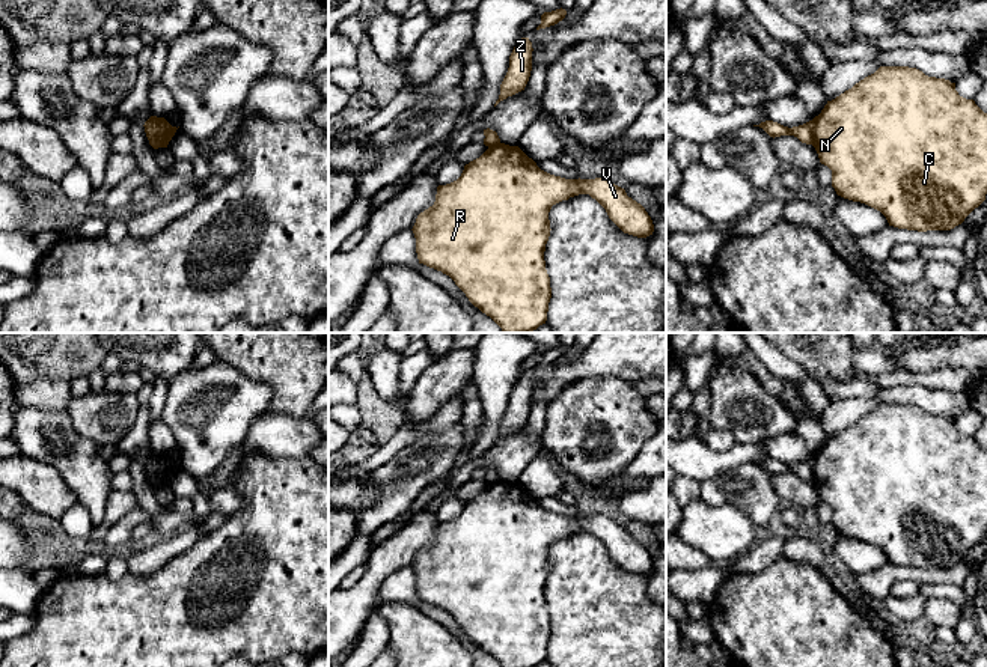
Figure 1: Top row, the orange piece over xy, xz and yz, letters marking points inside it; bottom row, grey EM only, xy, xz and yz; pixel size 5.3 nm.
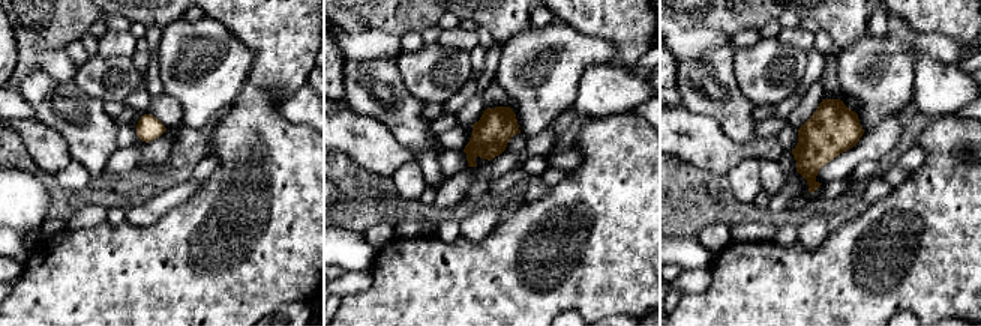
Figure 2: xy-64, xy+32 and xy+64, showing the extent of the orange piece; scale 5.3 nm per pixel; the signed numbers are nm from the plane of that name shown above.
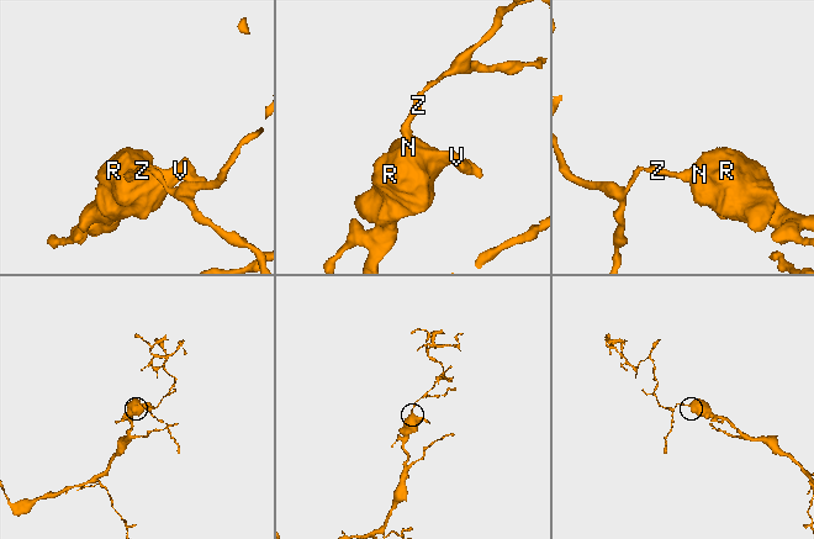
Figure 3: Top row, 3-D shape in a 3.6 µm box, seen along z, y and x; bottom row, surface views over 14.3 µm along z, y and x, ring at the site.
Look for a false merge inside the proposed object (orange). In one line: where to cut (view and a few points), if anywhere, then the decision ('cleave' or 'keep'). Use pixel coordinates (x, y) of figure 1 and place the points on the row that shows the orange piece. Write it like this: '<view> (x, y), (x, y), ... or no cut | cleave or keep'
xy (161, 118), (158, 137), (152, 146) | cleave

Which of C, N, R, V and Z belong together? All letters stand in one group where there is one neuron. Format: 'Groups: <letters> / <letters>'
Groups: C N R V / Z

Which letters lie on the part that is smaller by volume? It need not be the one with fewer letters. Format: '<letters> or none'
Z

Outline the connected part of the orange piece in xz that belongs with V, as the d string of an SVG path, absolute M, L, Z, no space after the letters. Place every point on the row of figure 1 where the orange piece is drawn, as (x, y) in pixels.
M499 143L464 166L461 176L437 187L435 202L420 212L413 226L419 263L442 271L466 294L469 301L490 316L503 333L527 333L545 324L552 298L544 251L550 236L549 212L553 205L579 194L589 194L624 232L637 238L652 235L654 224L645 208L625 190L604 178L565 179L541 170L518 146Z

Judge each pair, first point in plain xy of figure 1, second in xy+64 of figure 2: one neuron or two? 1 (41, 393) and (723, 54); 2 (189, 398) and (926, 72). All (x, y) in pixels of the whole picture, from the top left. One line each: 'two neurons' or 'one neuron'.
1: two neurons
2: two neurons

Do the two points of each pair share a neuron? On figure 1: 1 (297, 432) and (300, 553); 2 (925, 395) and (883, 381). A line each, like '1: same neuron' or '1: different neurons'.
1: different neurons
2: different neurons

